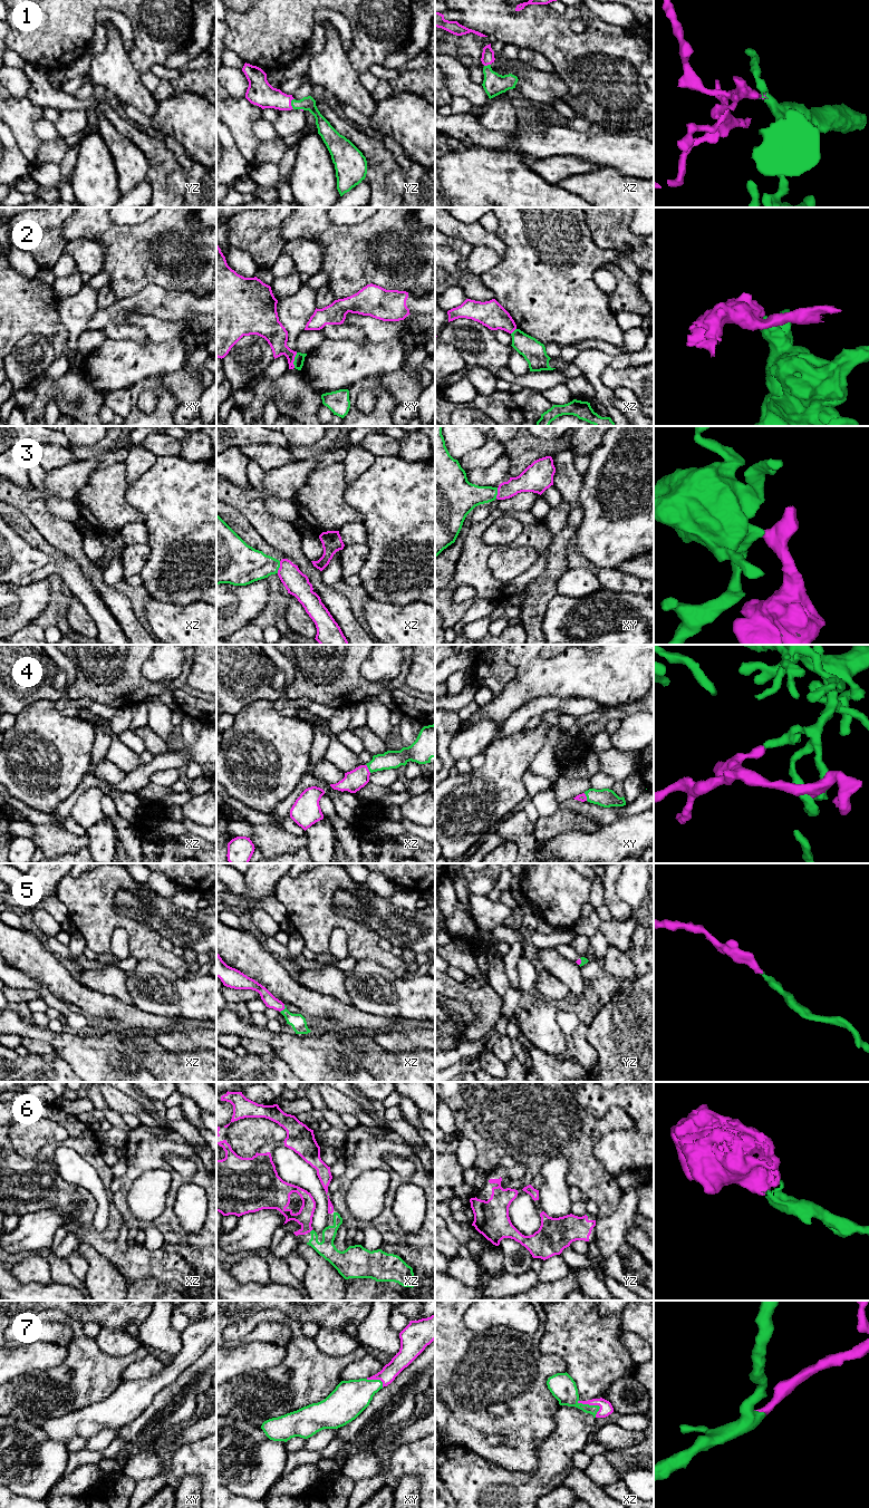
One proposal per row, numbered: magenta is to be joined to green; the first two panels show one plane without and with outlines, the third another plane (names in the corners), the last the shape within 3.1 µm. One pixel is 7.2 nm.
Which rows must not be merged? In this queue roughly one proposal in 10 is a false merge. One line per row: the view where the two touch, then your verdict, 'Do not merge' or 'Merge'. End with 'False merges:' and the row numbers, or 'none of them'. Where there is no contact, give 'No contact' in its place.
1: Touches green in yz. Merge
2: Touches green in xy. Do not merge
3: Touches green in xz. Merge
4: Touches green in xz. Merge
5: Touches green in xz. Merge
6: No contact. Merge
7: Touches green in xz. Merge
False merges: 2

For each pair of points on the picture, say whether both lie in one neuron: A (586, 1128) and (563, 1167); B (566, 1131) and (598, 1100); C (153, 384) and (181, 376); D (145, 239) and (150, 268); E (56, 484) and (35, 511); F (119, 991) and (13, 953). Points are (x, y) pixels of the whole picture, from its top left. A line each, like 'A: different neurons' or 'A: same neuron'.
A: different neurons
B: different neurons
C: different neurons
D: same neuron
E: same neuron
F: different neurons

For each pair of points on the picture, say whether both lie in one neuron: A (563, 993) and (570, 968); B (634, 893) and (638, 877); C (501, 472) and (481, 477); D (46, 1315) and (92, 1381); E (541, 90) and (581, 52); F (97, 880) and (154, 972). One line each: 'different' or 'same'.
A: different
B: same
C: same
D: same
E: different
F: different

